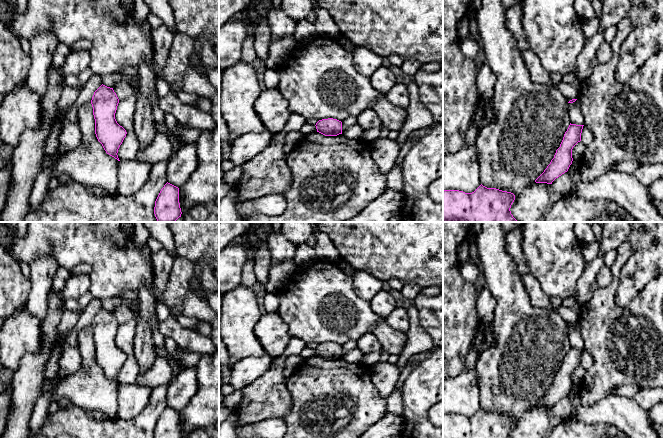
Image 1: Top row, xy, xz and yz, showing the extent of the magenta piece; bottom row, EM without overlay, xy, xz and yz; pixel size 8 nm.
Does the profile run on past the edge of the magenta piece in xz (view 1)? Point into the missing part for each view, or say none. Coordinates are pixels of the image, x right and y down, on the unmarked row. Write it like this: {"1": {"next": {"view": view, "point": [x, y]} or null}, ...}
{"1": {"next": null}}

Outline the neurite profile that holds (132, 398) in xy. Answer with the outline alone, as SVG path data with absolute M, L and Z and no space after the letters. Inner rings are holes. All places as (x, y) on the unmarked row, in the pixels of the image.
M138 383L120 384L118 387L117 418L129 420L143 411L148 404L152 388Z

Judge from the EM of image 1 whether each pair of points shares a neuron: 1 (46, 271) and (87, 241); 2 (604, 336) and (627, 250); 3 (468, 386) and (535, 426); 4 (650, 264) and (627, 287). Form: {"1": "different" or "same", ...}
{"1": "different", "2": "same", "3": "different", "4": "same"}

